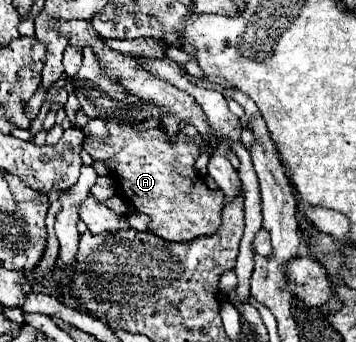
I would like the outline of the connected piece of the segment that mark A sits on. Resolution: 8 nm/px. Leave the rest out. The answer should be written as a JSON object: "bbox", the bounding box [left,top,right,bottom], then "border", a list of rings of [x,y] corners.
{"bbox":[83,122,225,242],"border":[[[107,122],[109,142],[97,142],[85,138],[83,148],[93,160],[103,160],[117,184],[117,190],[127,198],[137,212],[151,216],[151,232],[169,242],[187,242],[199,236],[211,236],[221,226],[219,212],[225,206],[225,198],[219,190],[209,190],[203,184],[201,174],[193,168],[201,148],[189,140],[185,130],[175,134],[175,142],[169,140],[161,128],[137,132],[131,126]]]}

